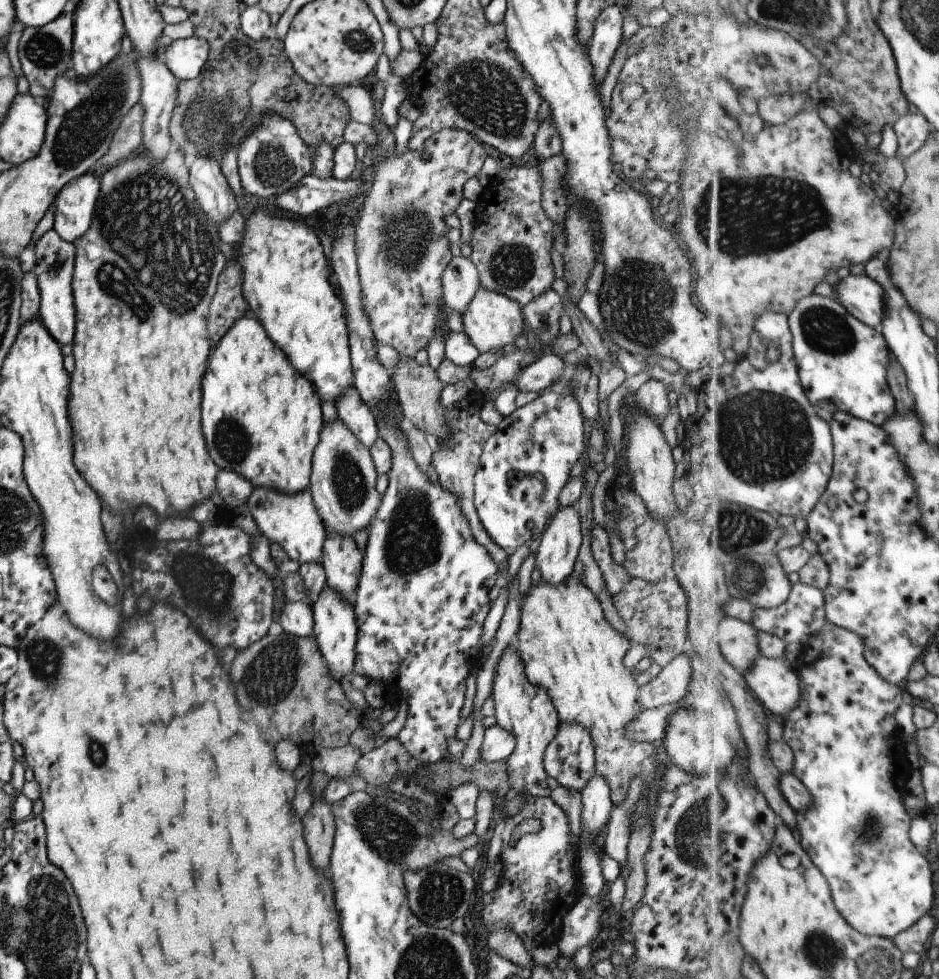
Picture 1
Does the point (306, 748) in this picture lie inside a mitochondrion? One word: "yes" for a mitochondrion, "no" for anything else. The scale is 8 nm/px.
no

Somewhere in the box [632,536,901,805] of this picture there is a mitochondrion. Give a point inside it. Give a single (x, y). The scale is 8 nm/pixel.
(747, 580)

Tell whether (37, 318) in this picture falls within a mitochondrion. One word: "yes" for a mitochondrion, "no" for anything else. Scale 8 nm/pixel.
no

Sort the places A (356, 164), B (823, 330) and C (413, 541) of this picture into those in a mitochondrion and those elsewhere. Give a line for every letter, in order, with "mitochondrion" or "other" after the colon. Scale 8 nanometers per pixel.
A: other
B: mitochondrion
C: mitochondrion

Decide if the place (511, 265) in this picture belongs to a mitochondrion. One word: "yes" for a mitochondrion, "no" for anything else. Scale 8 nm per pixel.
yes

